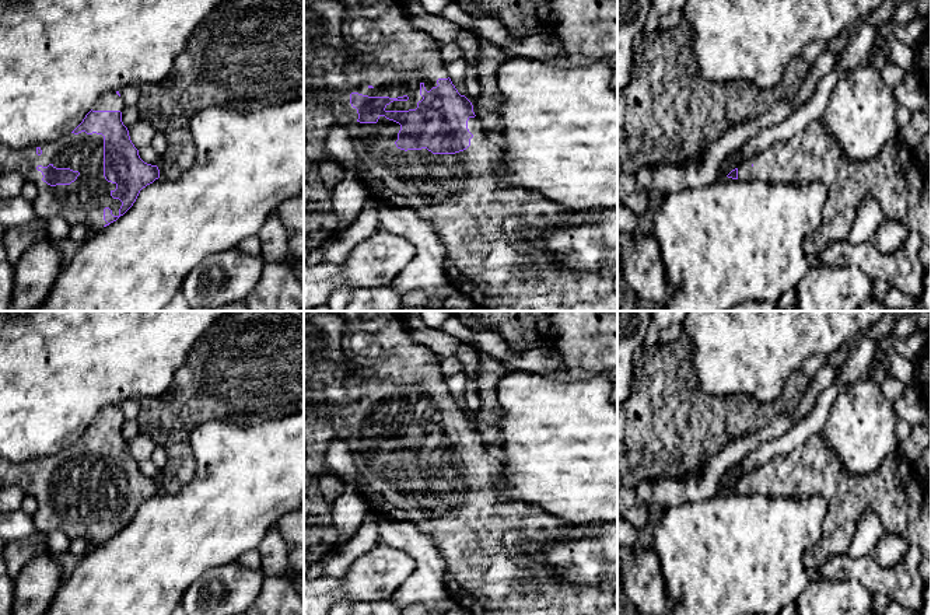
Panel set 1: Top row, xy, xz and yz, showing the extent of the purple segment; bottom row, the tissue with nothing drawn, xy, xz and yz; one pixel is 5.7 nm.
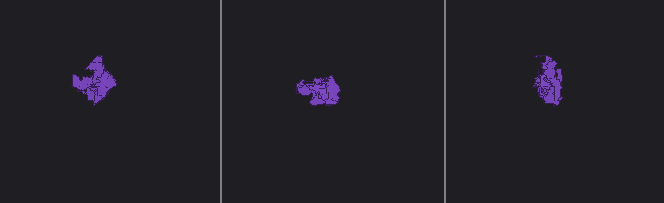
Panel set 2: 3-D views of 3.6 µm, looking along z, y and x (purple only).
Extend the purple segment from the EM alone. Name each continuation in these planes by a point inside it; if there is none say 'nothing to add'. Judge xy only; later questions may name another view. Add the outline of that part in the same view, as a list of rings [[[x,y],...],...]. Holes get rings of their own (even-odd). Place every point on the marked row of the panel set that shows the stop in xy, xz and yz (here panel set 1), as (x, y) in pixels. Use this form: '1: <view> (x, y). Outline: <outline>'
1: xy (81, 202). Outline: [[[69,133],[57,141],[20,150],[0,143],[0,175],[11,170],[35,184],[38,195],[32,206],[39,217],[60,217],[70,226],[83,224],[95,231],[108,224],[104,220],[105,207],[119,216],[122,202],[111,196],[116,184],[104,177],[102,134]],[[49,164],[78,171],[80,175],[70,185],[50,186],[36,170]]]

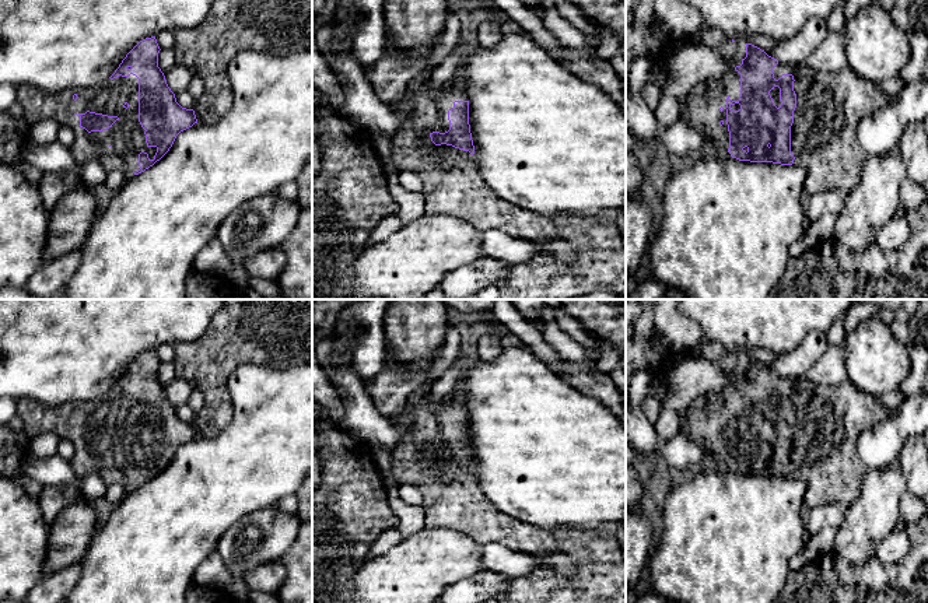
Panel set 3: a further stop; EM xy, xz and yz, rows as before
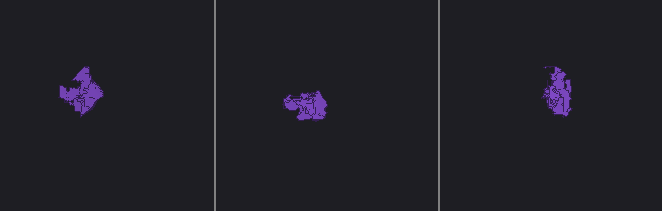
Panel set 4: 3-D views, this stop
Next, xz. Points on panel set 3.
1: xz (451, 181). Outline: [[[458,80],[434,94],[430,92],[428,83],[423,84],[412,97],[410,113],[393,139],[391,158],[399,172],[410,171],[420,176],[426,214],[454,214],[477,228],[501,229],[537,243],[565,241],[577,252],[572,262],[561,262],[544,250],[530,253],[525,263],[509,264],[507,276],[497,283],[500,299],[572,299],[584,295],[588,285],[593,291],[612,290],[626,299],[626,210],[613,208],[595,217],[543,215],[501,199],[483,179],[469,151],[431,141],[433,132],[449,130],[448,111],[455,101],[467,101]]]

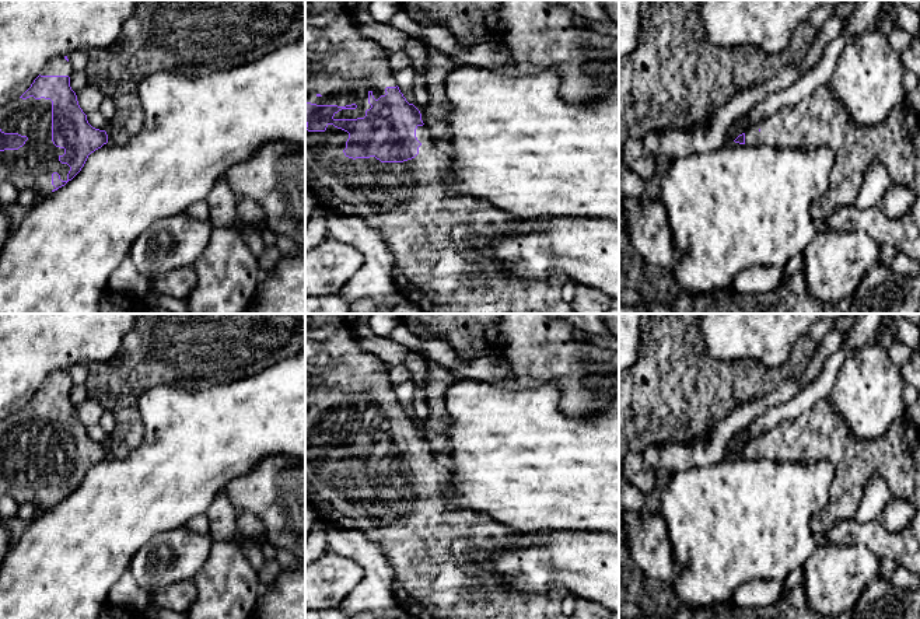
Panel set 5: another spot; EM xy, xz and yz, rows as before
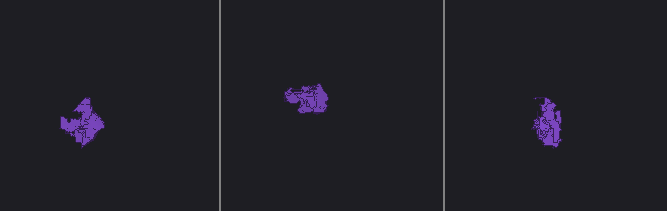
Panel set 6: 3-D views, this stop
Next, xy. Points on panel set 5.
1: xy (30, 167). Outline: [[[17,98],[0,106],[0,129],[28,137],[18,150],[0,151],[0,182],[43,196],[56,189],[52,185],[53,172],[57,172],[62,181],[67,181],[70,167],[59,161],[64,148],[52,141],[50,99]]]

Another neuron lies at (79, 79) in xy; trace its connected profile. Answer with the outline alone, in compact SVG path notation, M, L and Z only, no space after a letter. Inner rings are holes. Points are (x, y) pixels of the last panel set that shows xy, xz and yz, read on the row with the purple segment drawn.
M84 70L81 71L71 71L70 76L70 87L77 94L87 85L87 74Z

